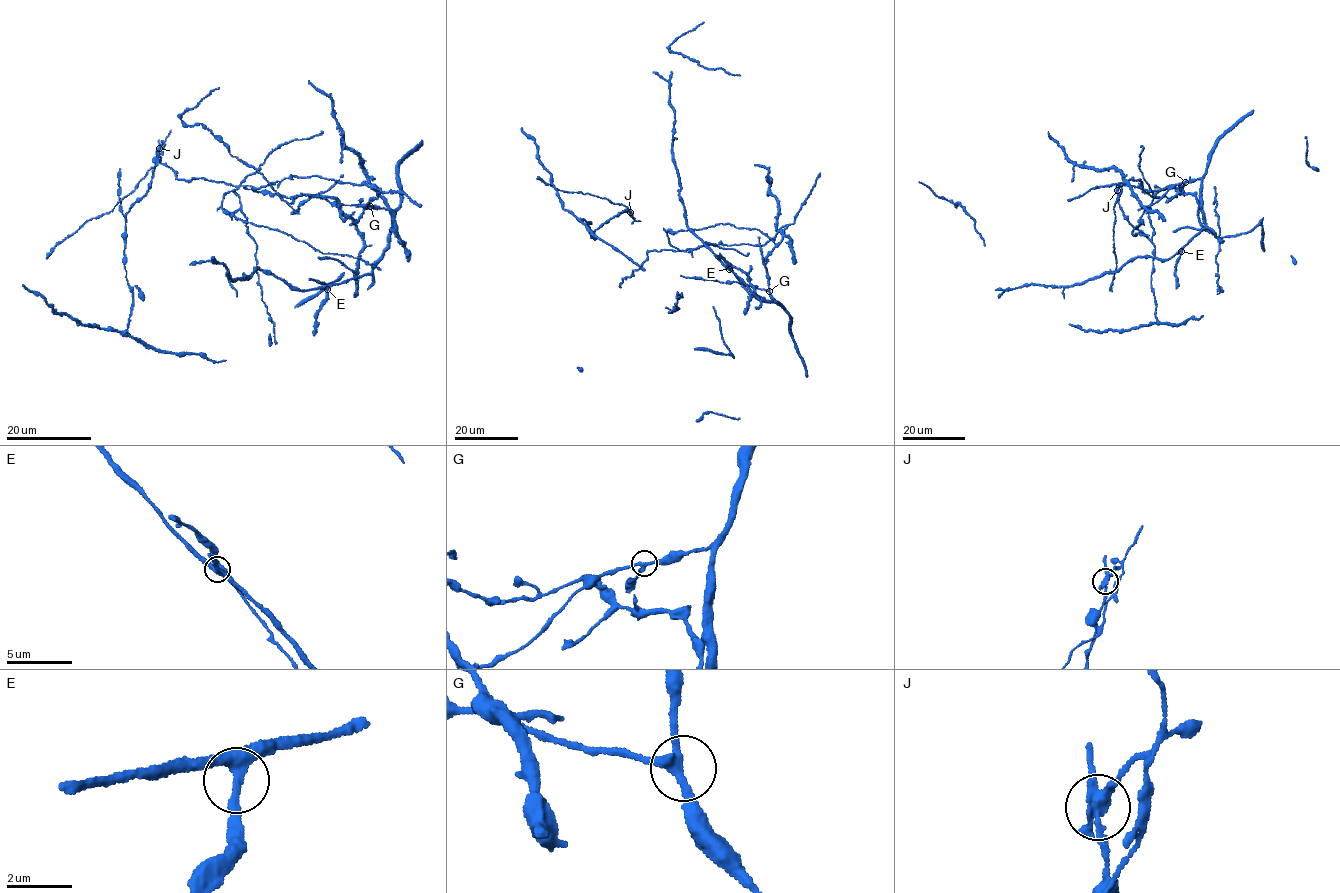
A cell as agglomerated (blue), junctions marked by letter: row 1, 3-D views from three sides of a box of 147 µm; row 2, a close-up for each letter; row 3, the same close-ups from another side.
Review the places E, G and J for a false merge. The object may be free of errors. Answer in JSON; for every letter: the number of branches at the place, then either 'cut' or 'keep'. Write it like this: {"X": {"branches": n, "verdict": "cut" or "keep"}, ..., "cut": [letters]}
{"E": {"branches": 3, "verdict": "keep"}, "G": {"branches": 3, "verdict": "keep"}, "J": {"branches": 3, "verdict": "cut"}, "cut": ["J"]}

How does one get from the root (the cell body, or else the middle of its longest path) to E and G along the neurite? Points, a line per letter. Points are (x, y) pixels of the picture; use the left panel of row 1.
E: (316, 195), (334, 203), (394, 212), (389, 247), (373, 271), (327, 289)
G: (316, 195), (334, 203), (370, 206)

